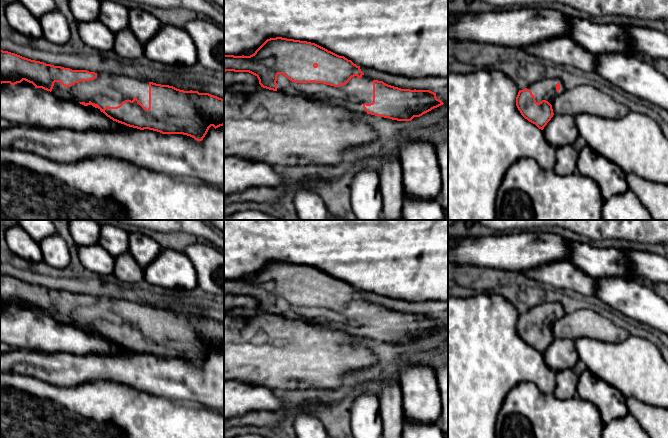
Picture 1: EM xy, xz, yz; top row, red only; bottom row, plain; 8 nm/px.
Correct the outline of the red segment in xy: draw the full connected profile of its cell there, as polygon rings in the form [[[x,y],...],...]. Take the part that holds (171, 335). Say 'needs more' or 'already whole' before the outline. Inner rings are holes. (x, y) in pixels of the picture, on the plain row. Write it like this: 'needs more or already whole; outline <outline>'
needs more; outline [[[0,274],[0,310],[2,307],[15,309],[23,304],[57,321],[92,329],[113,345],[140,354],[183,358],[202,365],[211,350],[216,353],[224,349],[224,323],[209,317],[184,315],[121,298],[72,294]]]

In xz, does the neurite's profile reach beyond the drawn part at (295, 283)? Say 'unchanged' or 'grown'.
grown

